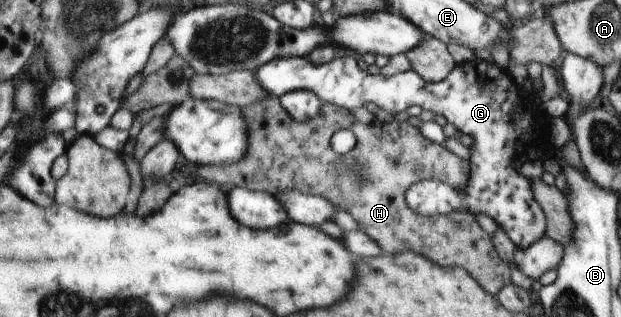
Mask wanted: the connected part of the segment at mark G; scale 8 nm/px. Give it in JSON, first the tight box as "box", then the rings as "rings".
{"box":[254,55,552,251],"rings":[[[354,55],[338,57],[332,59],[330,63],[316,65],[308,57],[286,57],[273,60],[271,63],[264,65],[262,69],[254,72],[258,73],[260,81],[268,89],[268,93],[276,98],[290,93],[290,91],[312,91],[323,103],[336,105],[348,111],[354,108],[366,107],[370,103],[383,109],[391,114],[398,114],[406,111],[409,107],[420,106],[423,110],[432,111],[437,115],[442,115],[449,123],[454,125],[462,134],[467,134],[474,139],[470,149],[471,175],[464,189],[452,189],[452,187],[440,183],[435,179],[426,179],[426,181],[417,182],[407,190],[407,203],[416,214],[426,217],[436,216],[439,214],[448,214],[456,211],[468,211],[474,217],[478,213],[488,215],[497,225],[500,225],[506,235],[512,239],[516,248],[524,251],[531,248],[536,241],[545,236],[547,230],[547,217],[542,205],[536,201],[535,193],[530,189],[530,181],[518,173],[517,169],[524,163],[524,154],[527,148],[532,145],[538,149],[544,149],[544,146],[552,145],[549,141],[548,119],[544,127],[538,127],[536,123],[536,113],[538,111],[522,111],[522,91],[518,89],[515,81],[510,79],[508,73],[496,67],[496,81],[486,81],[482,73],[478,75],[476,63],[468,61],[467,63],[458,64],[452,69],[452,72],[438,83],[424,81],[418,73],[413,70],[398,75],[384,77],[384,75],[370,75],[362,71],[354,59]]]}

